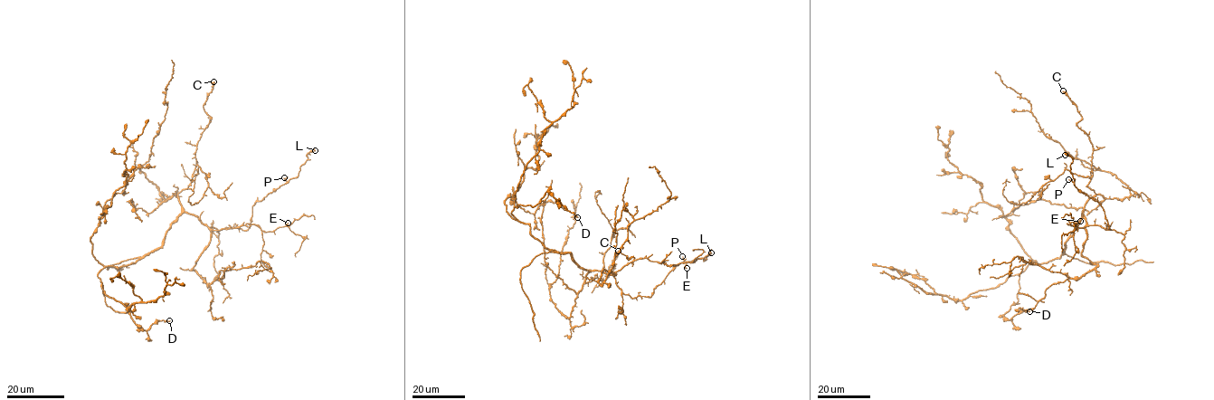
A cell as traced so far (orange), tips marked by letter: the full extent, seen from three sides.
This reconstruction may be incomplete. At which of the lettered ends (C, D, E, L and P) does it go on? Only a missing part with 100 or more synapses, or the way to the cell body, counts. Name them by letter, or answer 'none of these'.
none of these

